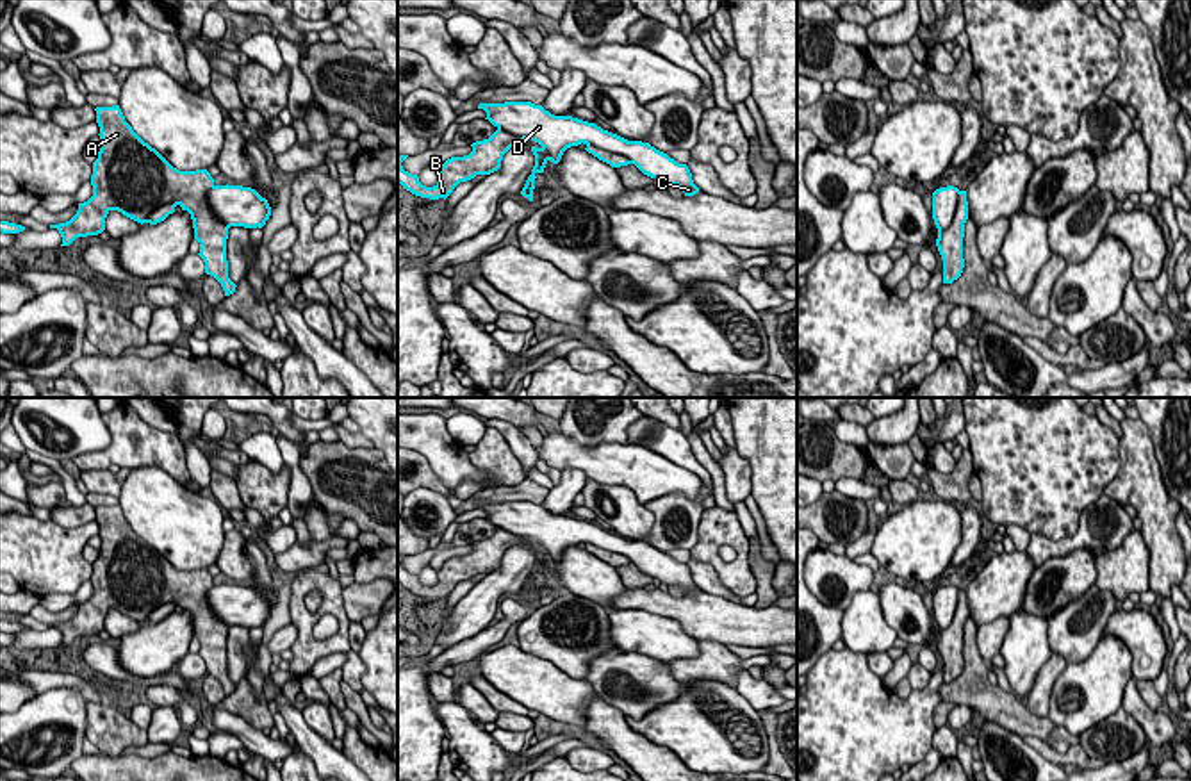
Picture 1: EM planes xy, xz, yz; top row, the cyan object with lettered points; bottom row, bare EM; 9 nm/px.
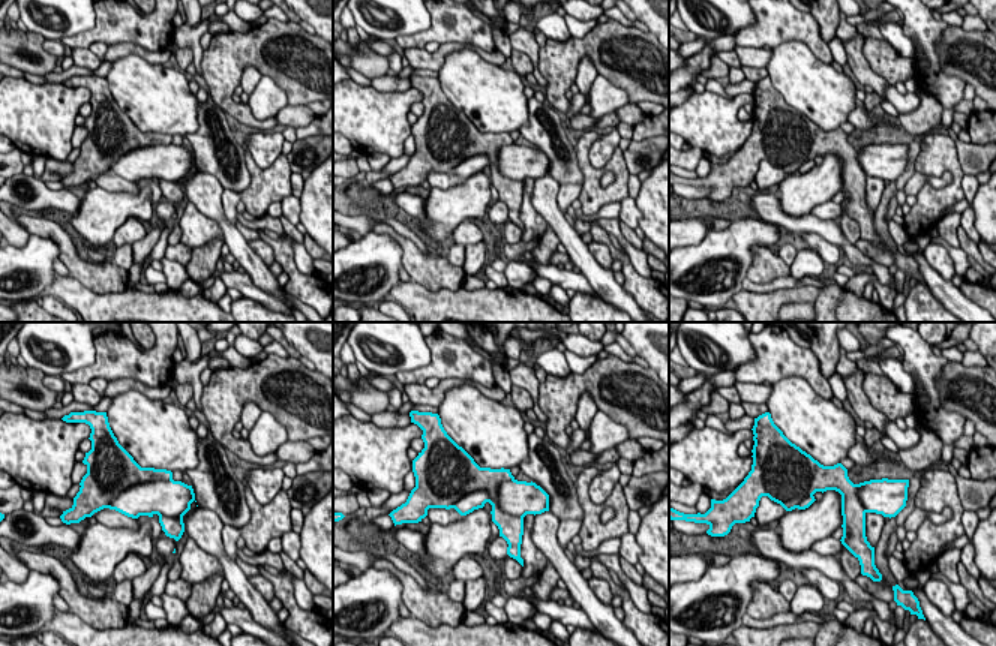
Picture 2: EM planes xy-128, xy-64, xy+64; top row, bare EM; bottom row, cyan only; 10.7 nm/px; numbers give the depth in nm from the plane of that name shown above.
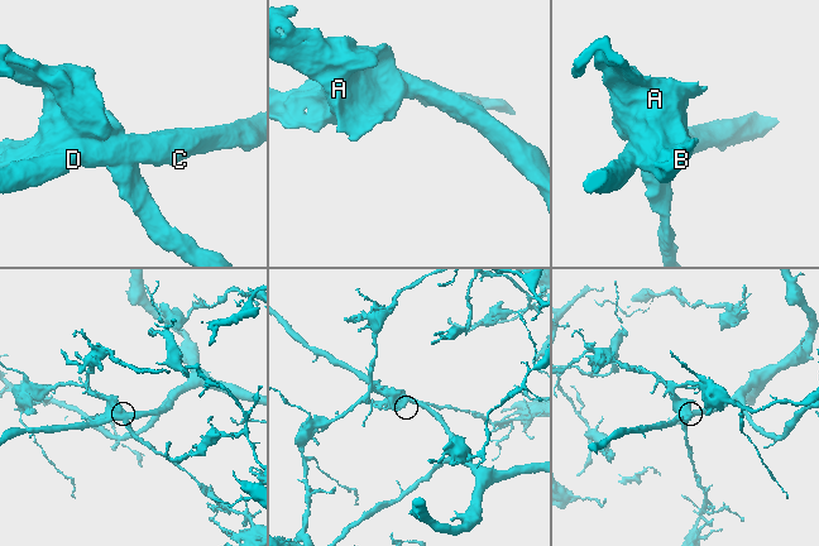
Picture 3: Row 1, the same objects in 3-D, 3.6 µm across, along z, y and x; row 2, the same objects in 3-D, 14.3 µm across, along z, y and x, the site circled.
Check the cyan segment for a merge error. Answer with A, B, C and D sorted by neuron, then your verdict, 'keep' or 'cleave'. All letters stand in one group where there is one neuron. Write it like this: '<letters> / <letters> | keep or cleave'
A B / C D | cleave

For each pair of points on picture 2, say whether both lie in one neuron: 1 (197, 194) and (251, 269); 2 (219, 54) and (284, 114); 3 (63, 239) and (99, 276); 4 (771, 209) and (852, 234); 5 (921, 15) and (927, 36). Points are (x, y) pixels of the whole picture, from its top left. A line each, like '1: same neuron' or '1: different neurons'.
1: same neuron
2: different neurons
3: same neuron
4: different neurons
5: same neuron

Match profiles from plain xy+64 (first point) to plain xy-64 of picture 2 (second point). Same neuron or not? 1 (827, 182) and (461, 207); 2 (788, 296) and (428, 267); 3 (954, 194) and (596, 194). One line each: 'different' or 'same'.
1: same
2: different
3: same

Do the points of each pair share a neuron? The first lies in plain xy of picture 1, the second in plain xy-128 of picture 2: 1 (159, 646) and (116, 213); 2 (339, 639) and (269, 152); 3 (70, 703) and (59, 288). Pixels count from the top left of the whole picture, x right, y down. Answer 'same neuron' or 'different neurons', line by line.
1: same neuron
2: different neurons
3: different neurons

